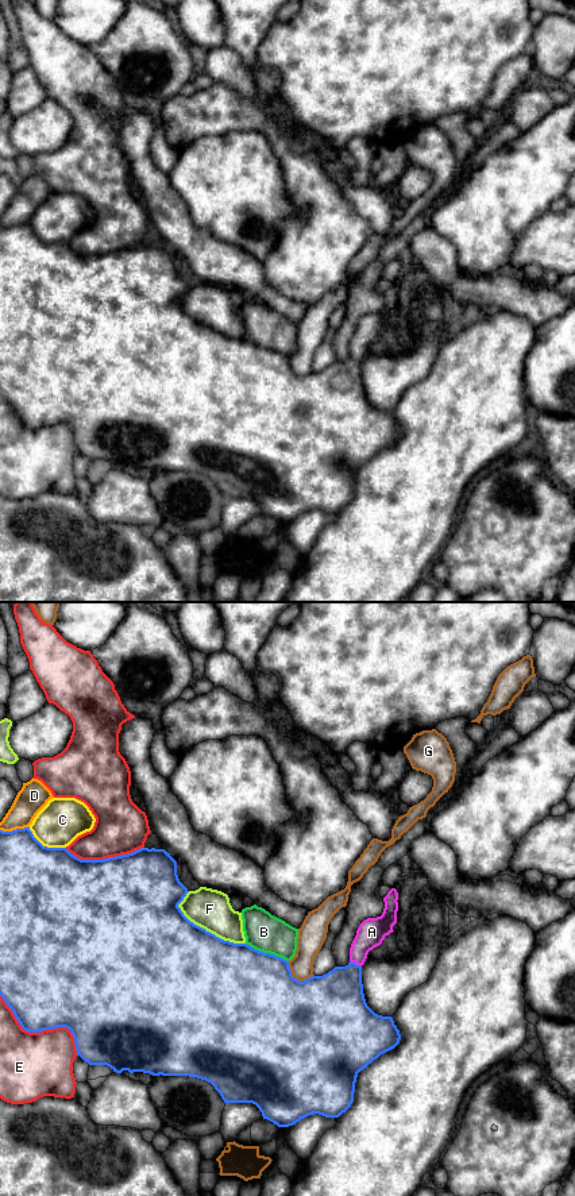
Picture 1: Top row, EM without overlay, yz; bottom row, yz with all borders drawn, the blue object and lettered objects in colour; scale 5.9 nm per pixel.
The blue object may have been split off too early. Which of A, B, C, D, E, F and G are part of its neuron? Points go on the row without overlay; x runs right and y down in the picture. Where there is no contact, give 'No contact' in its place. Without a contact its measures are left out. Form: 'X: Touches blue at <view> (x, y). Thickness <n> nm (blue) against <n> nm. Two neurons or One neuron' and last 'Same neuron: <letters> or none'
A: Touches blue at yz (354, 358). Thickness 340 nm (blue) against 170 nm. One neuron
B: Touches blue at yz (267, 348). Thickness 500 nm (blue) against 220 nm. Two neurons
C: Touches blue at yz (46, 242). Thickness 500 nm (blue) against 280 nm. Two neurons
D: Touches blue at yz (14, 226). Thickness 340 nm (blue) against 180 nm. Two neurons
E: Touches blue at yz (42, 425). Thickness 480 nm (blue) against 380 nm. Two neurons
F: Touches blue at yz (208, 327). Thickness 500 nm (blue) against 240 nm. Two neurons
G: Touches blue at yz (296, 374). Thickness 500 nm (blue) against 150 nm. Two neurons
Same neuron: A

